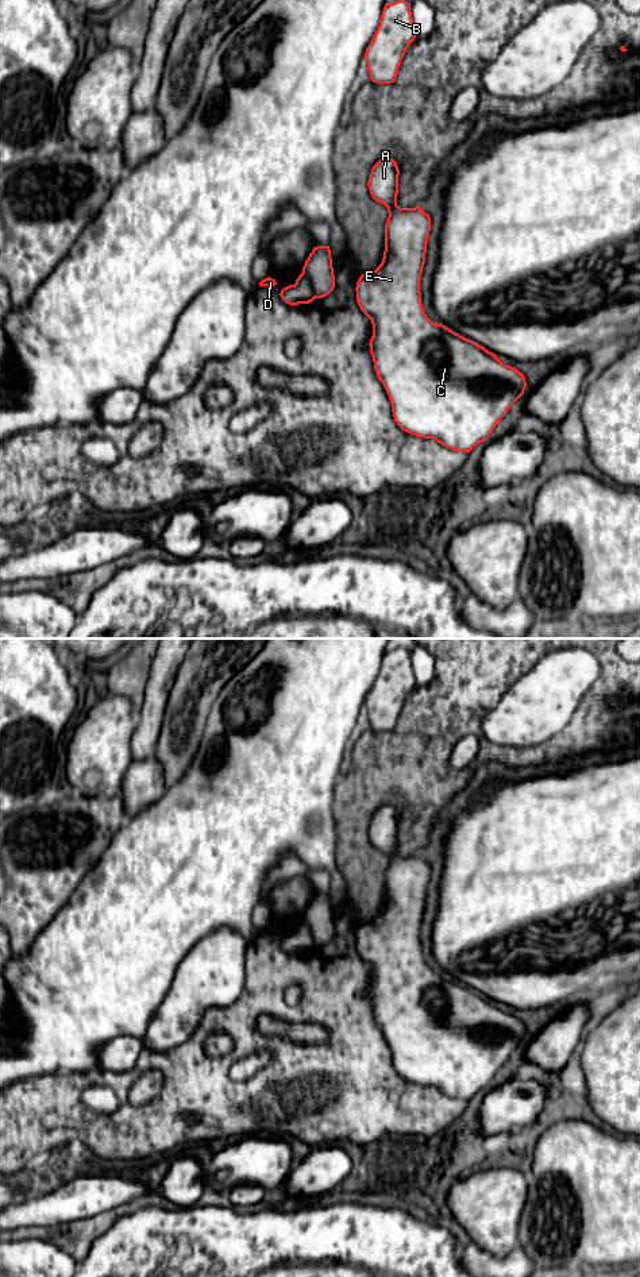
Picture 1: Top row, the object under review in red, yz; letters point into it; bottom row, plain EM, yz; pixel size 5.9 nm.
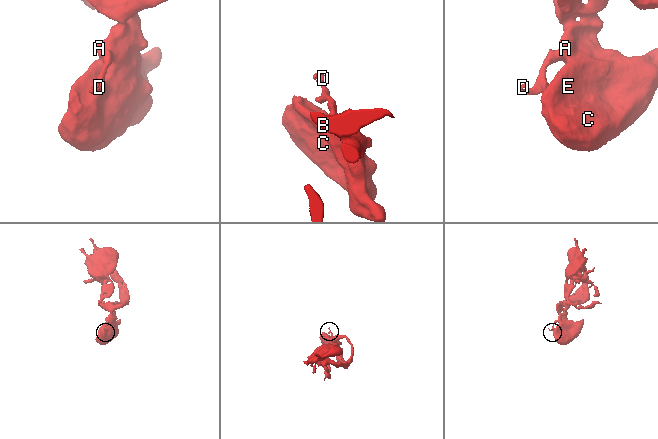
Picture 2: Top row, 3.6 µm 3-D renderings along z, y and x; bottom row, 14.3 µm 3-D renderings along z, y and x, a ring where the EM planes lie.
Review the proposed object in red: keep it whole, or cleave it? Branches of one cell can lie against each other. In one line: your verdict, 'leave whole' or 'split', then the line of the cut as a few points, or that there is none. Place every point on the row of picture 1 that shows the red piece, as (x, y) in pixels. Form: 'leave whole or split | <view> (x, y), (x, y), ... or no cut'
split | yz (303, 272), (316, 297)

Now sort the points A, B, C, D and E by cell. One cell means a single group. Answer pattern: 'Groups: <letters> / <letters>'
Groups: A B C E / D

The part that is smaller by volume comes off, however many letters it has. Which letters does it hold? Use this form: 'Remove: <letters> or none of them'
Remove: D

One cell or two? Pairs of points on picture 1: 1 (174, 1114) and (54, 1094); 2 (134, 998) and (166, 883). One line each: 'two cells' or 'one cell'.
1: one cell
2: one cell

